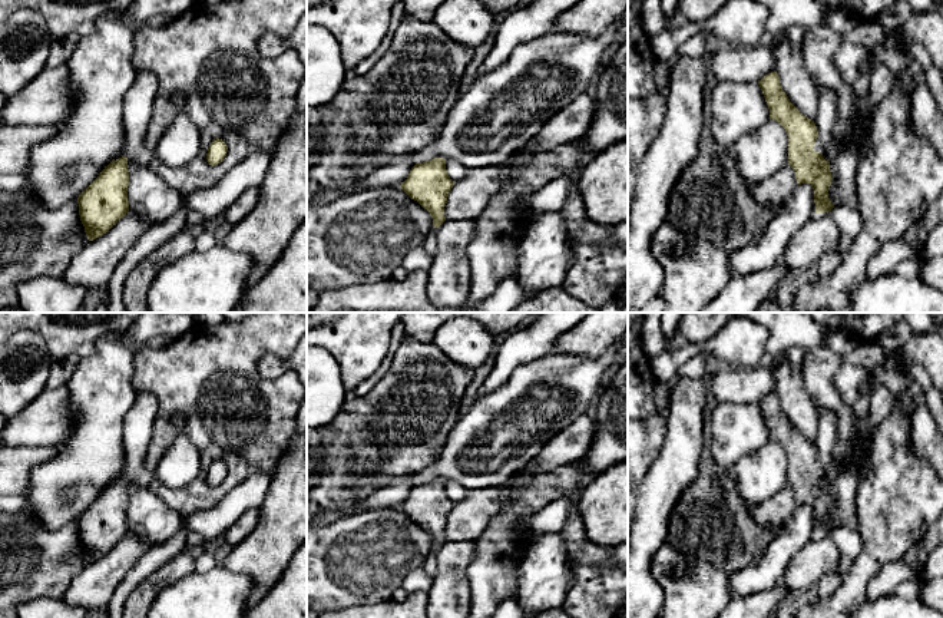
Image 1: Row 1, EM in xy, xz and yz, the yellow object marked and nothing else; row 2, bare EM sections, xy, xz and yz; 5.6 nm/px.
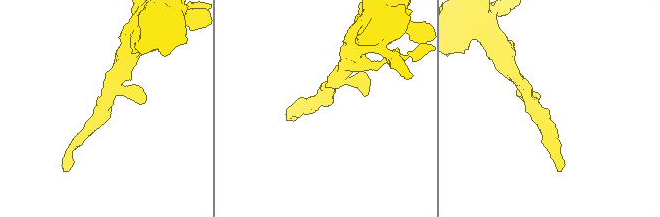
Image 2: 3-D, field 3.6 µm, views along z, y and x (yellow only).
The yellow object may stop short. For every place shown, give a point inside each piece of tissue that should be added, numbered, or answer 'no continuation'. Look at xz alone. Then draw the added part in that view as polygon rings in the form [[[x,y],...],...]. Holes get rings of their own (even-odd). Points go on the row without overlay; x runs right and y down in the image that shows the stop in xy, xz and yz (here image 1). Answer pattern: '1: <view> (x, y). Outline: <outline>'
no continuation

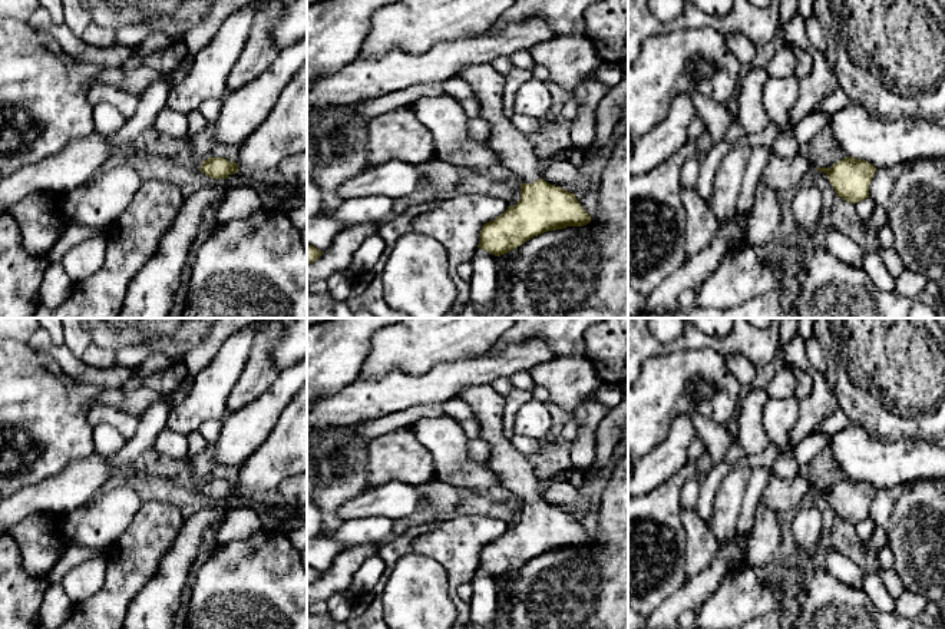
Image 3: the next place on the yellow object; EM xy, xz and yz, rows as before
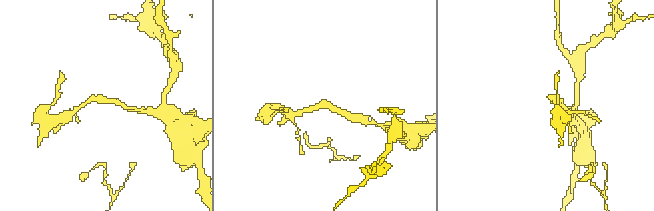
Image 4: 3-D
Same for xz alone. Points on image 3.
1: xz (514, 470). Outline: [[[492,384],[466,387],[459,394],[480,426],[480,438],[490,446],[486,467],[496,474],[499,484],[533,504],[541,499],[542,483],[536,479],[531,460],[519,453],[503,434],[505,397]]]

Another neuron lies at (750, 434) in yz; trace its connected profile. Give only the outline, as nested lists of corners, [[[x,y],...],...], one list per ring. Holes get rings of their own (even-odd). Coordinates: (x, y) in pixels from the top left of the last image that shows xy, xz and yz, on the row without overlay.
[[[753,385],[739,405],[734,433],[747,457],[763,453],[770,444],[761,426],[761,410],[770,398],[764,388]]]

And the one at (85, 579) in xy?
[[[96,554],[75,565],[60,580],[66,595],[76,606],[100,590],[108,572],[108,554]]]

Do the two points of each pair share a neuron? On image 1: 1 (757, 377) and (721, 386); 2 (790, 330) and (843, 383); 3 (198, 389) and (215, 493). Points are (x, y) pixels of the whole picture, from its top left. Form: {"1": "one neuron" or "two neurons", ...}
{"1": "one neuron", "2": "two neurons", "3": "one neuron"}

